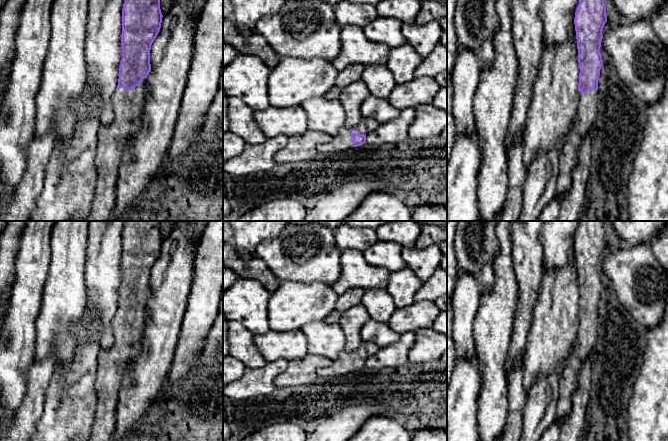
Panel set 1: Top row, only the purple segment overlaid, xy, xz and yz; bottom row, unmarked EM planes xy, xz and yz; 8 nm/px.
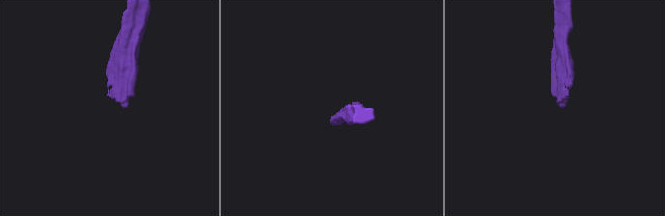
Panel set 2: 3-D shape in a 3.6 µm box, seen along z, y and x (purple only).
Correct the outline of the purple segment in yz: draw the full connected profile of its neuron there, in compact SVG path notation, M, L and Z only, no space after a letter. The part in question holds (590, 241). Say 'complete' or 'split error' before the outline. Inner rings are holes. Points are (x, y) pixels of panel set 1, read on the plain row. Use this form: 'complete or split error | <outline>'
split error | M579 221L579 229L575 236L574 248L577 263L578 287L579 287L579 322L576 340L573 344L571 353L566 361L564 371L561 374L559 384L559 400L556 410L556 420L564 420L571 410L571 397L578 385L578 376L585 363L593 357L596 338L598 334L598 304L600 294L603 289L600 277L601 265L603 262L602 254L607 246L605 221Z

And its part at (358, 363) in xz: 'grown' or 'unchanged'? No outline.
grown

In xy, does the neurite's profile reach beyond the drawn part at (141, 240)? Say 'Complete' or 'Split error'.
Split error

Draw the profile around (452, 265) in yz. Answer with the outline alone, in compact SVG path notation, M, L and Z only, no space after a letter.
M447 221L447 309L453 304L459 264L455 254L455 236L459 221Z

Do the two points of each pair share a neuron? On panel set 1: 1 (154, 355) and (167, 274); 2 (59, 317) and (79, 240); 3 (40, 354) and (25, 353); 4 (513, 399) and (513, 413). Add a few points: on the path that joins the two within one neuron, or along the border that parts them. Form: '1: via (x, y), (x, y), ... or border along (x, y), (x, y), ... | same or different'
1: via (161, 335), (165, 319), (167, 294) | same
2: via (64, 298), (68, 259) | same
3: border along (36, 331), (33, 359) | different
4: via (513, 402), (513, 410) | same

